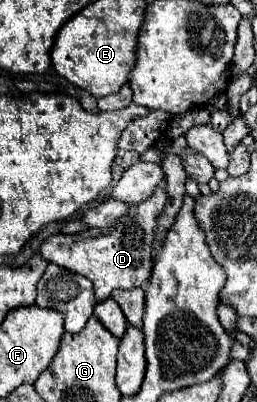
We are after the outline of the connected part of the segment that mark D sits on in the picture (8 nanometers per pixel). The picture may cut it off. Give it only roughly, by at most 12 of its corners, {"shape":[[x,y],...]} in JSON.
{"shape":[[156,193],[98,237],[52,235],[40,255],[98,301],[152,273]]}

